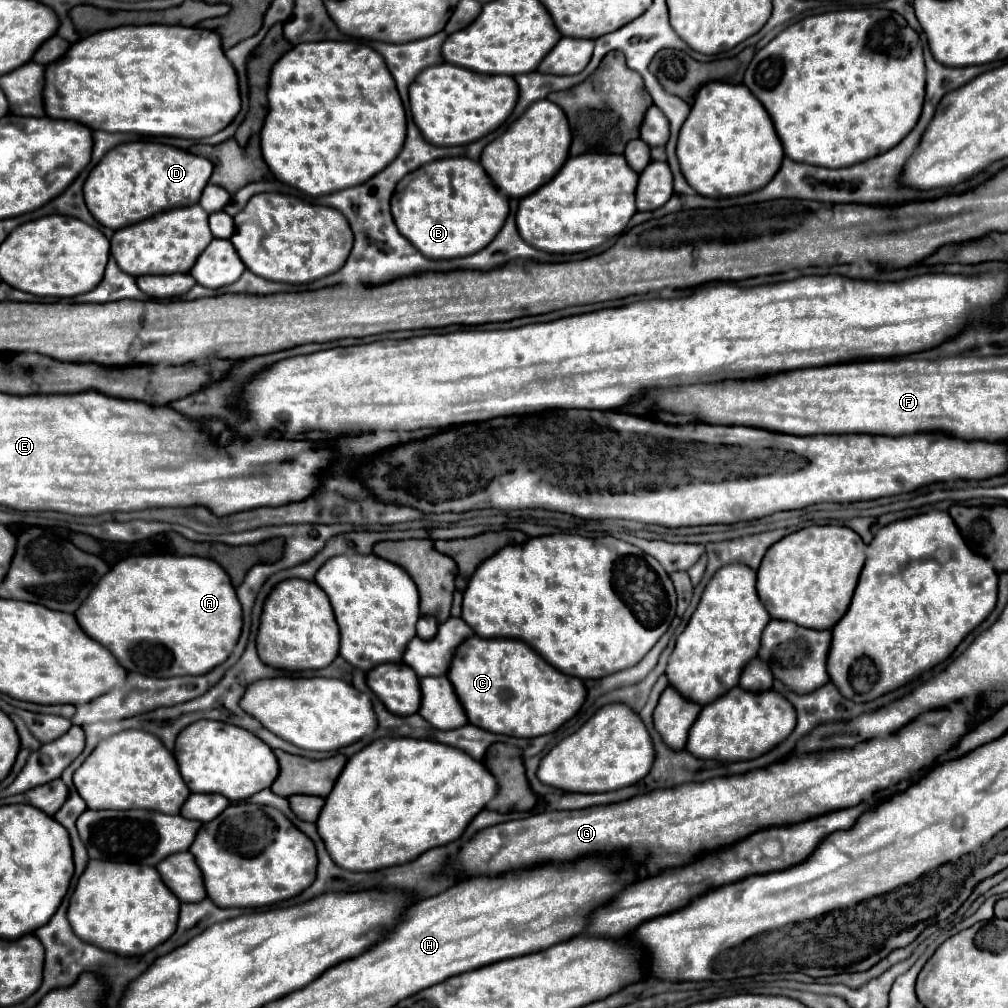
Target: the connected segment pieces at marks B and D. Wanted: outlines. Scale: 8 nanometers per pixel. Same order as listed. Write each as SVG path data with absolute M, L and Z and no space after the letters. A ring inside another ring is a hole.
M466 157L438 159L422 165L420 169L408 173L396 185L392 195L392 217L398 231L428 259L456 259L478 253L498 235L508 217L508 211L508 197L494 187L478 163Z
M122 143L110 149L90 171L84 199L94 219L114 231L144 221L156 213L196 205L212 175L212 163L164 143Z

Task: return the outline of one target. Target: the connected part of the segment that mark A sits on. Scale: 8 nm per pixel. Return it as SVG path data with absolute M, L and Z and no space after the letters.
M140 555L140 557L128 557L118 561L110 573L106 573L106 577L102 577L102 581L94 587L94 593L90 593L90 597L82 603L82 609L78 609L76 619L80 623L80 627L100 645L104 645L106 649L112 651L112 655L128 669L128 671L136 671L142 675L150 675L150 677L178 677L182 673L208 673L210 669L222 665L234 651L240 631L242 631L242 607L240 601L236 597L236 589L230 583L228 573L212 559L204 559L204 557L178 557L178 555Z

